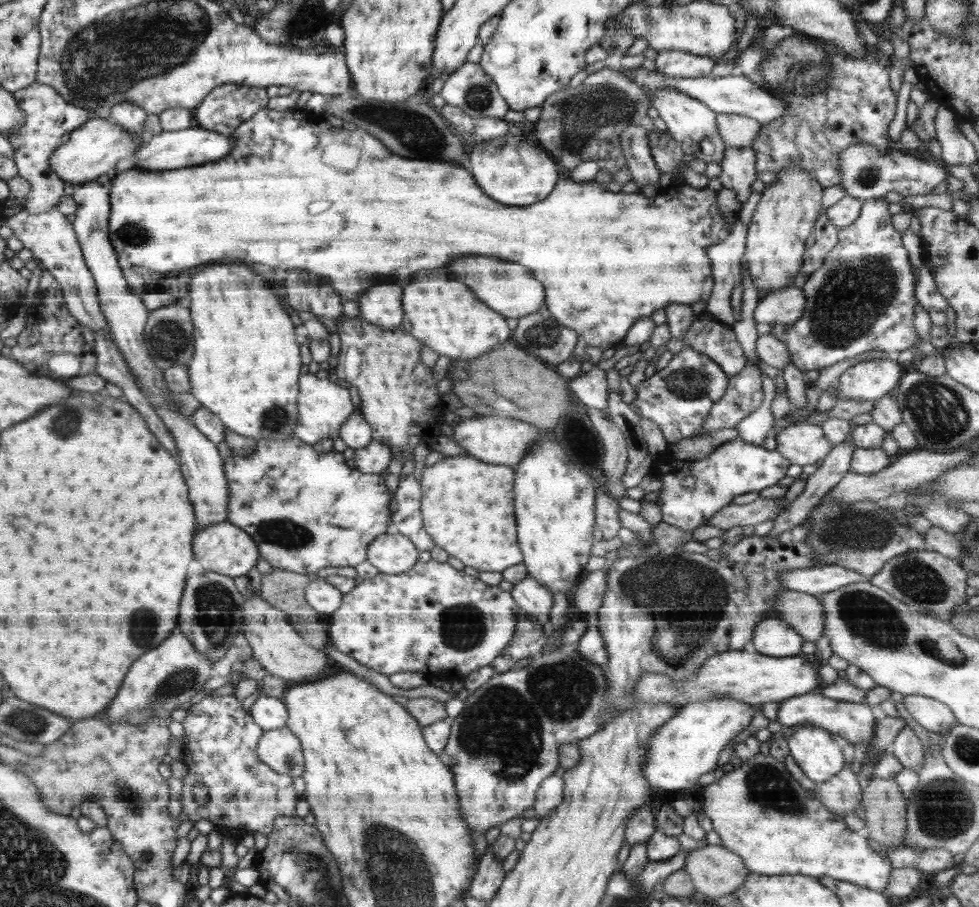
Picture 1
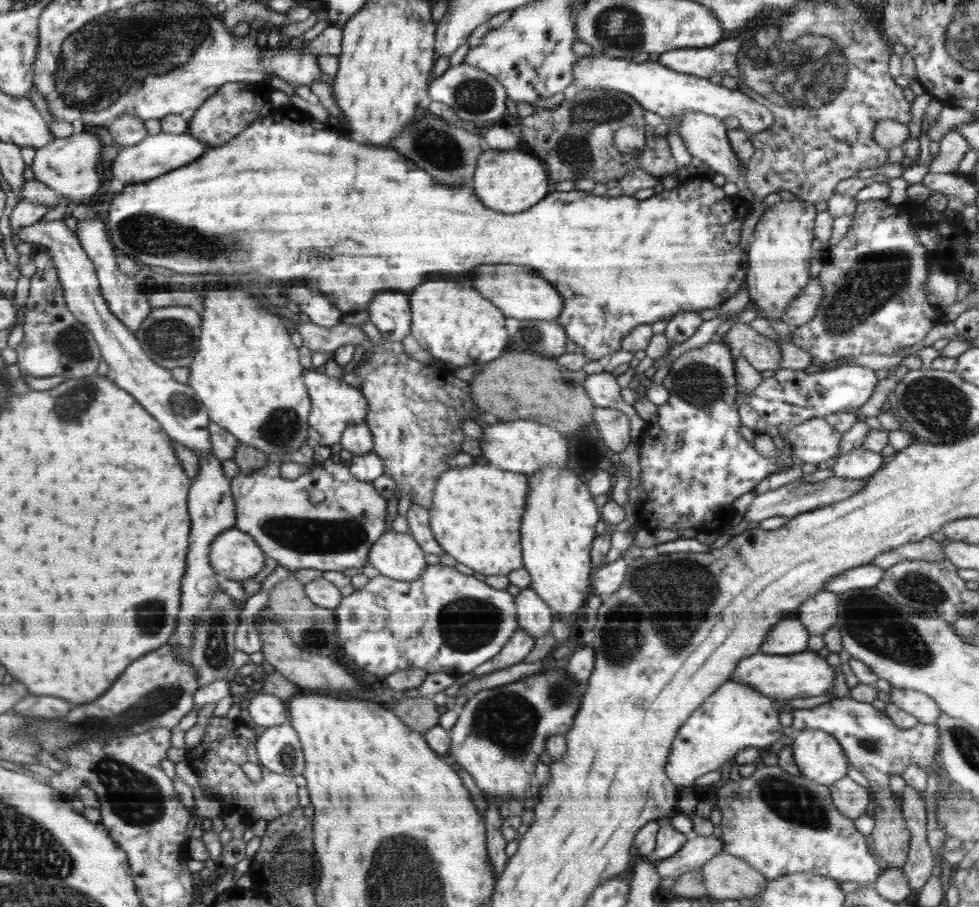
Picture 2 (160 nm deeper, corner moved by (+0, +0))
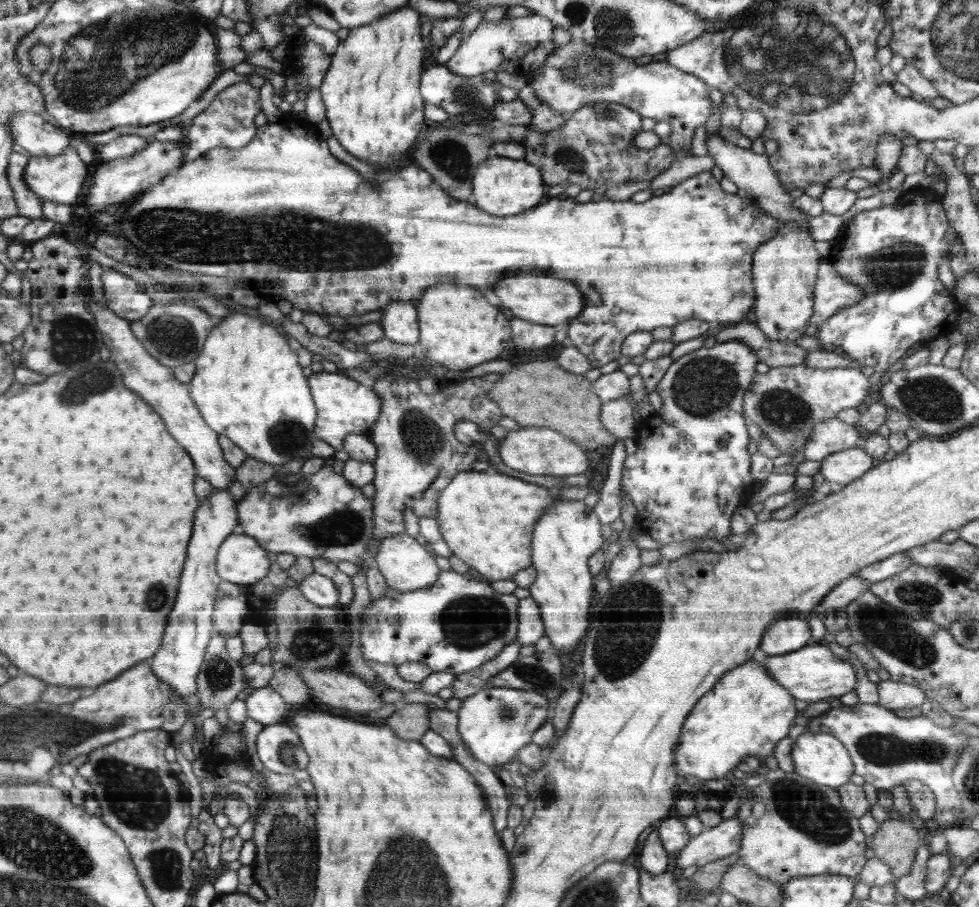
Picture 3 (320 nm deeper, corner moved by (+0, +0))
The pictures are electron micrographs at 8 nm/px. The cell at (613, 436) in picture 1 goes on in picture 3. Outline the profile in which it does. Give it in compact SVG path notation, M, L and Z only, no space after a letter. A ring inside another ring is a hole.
M626 397L604 401L600 422L616 440L633 436L638 425L634 420L634 408Z

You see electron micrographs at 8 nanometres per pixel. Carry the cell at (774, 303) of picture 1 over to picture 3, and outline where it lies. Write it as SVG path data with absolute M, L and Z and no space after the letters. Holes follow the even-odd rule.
M822 259L819 264L813 294L812 319L804 328L804 336L810 337L815 337L818 329L834 313L838 313L844 307L858 305L864 299L862 288L850 284L848 280L842 280L842 276L834 272L834 265L830 259Z

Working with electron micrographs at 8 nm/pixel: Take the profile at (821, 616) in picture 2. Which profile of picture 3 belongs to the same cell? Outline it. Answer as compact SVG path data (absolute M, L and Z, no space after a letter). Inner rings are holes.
M853 574L837 584L823 599L814 614L825 615L825 610L838 610L848 606L853 600L856 600L863 592L869 590L869 584L862 580L857 574Z

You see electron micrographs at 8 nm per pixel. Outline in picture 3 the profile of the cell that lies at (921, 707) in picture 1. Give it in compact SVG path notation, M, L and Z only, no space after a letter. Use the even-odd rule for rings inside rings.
M888 679L877 685L879 703L888 710L895 711L901 708L920 707L926 704L928 698L925 692L918 687Z

